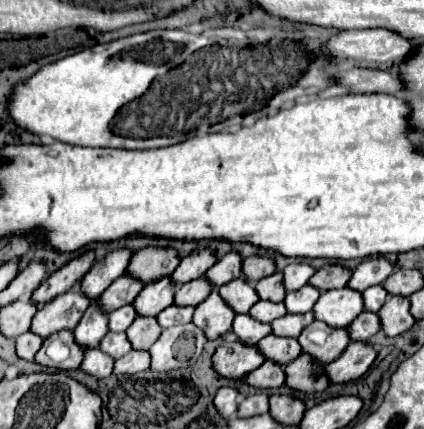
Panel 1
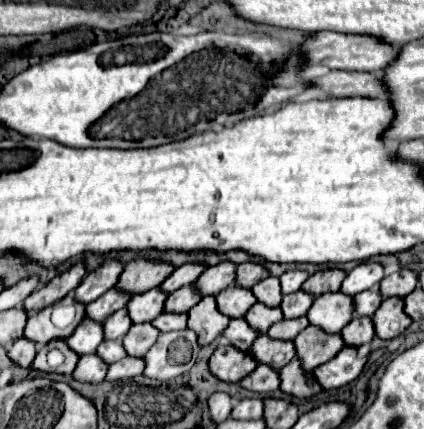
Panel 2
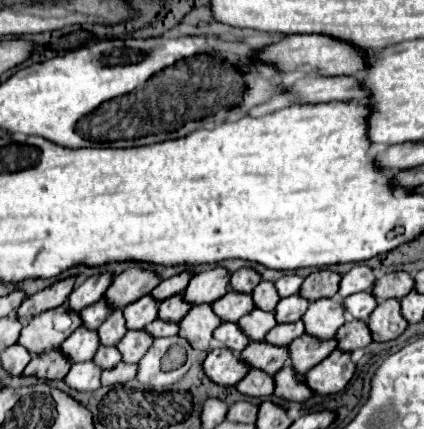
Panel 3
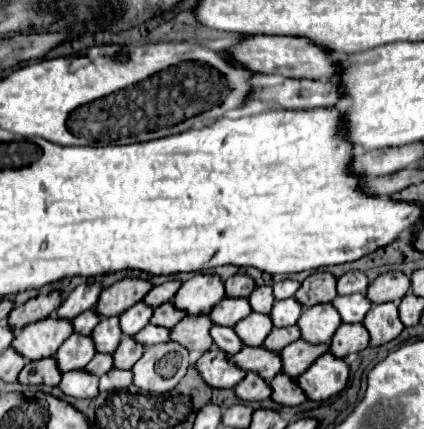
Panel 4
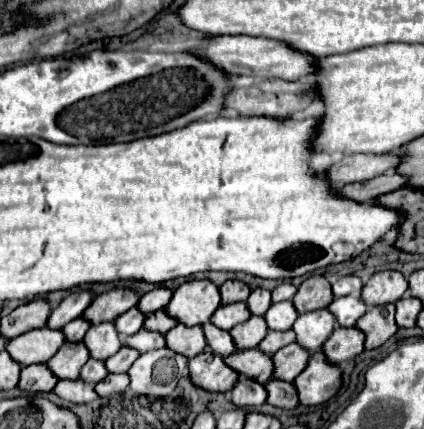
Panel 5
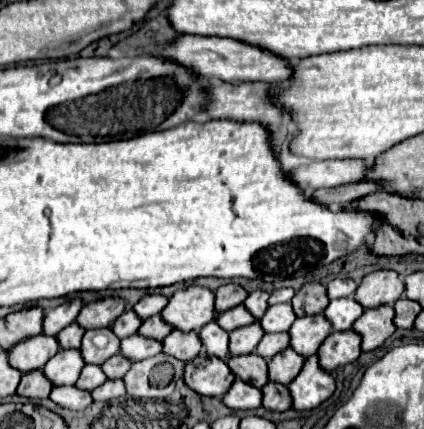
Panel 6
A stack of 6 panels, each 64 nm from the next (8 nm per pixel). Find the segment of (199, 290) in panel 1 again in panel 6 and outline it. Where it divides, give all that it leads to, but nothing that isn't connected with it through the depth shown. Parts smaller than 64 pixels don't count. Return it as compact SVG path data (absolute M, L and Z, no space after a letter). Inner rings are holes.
M160 314L152 316L152 318L146 318L138 330L138 334L142 336L148 336L148 338L158 338L158 340L164 340L168 336L168 332L172 330L172 326L168 322L164 322L160 318Z

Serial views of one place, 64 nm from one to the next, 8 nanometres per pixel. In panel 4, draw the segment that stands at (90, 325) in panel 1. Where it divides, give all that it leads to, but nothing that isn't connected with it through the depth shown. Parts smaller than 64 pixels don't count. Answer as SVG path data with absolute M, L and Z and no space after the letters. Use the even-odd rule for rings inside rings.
M72 334L56 352L56 360L60 362L60 370L68 372L74 368L84 368L92 356L96 354L94 340L90 336Z

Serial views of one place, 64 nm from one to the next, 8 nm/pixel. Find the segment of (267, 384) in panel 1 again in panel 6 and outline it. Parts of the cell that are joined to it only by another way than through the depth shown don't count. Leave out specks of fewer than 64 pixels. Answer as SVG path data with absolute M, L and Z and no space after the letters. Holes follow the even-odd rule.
M236 380L228 394L224 394L224 404L232 410L254 410L262 404L262 390L244 380Z

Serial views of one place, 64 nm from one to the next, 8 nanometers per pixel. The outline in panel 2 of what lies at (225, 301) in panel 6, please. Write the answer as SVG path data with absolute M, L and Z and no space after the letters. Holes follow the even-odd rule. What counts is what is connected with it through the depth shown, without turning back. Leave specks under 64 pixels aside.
M244 262L236 268L236 274L238 274L236 284L244 286L244 288L252 288L256 282L270 276L270 272L260 262Z

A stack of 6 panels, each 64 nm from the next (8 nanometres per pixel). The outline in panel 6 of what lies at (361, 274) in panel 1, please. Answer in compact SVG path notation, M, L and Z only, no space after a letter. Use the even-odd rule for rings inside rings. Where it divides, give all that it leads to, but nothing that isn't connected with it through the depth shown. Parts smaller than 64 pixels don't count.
M336 278L332 282L328 282L328 296L330 298L346 298L346 296L354 296L358 284L352 278Z

